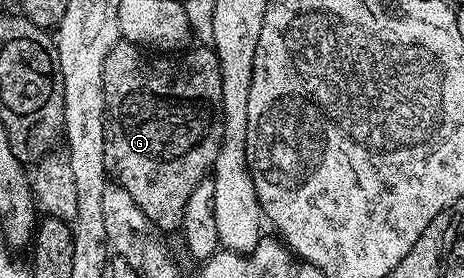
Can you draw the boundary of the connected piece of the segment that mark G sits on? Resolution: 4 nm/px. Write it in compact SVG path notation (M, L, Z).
M121 41L106 53L104 62L108 166L114 175L116 171L115 182L134 197L138 209L161 232L175 232L181 226L186 203L216 164L222 141L218 57L211 46L196 46L200 47L193 46L179 57L153 57L135 43Z

